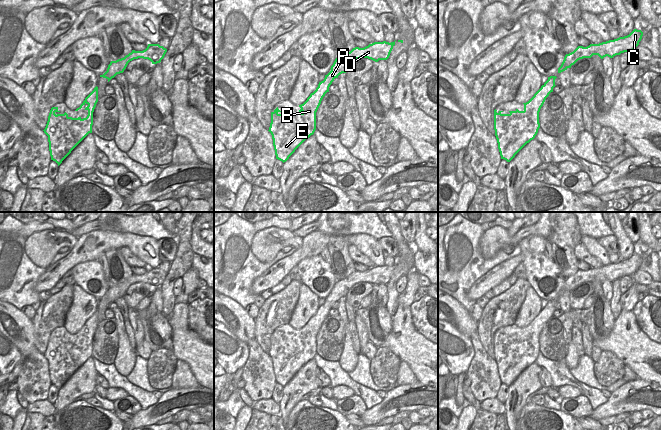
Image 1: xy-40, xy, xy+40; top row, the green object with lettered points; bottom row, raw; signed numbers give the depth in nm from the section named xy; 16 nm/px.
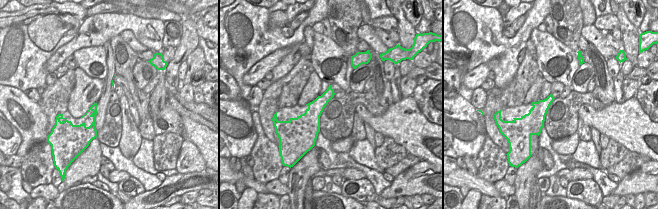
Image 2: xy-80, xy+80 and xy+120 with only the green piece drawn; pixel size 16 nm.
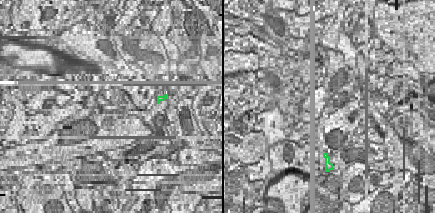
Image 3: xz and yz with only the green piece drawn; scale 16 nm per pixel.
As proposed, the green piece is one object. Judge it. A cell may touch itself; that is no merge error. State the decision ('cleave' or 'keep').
keep

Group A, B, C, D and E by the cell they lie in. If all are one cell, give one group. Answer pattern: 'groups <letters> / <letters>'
groups A B C D E

